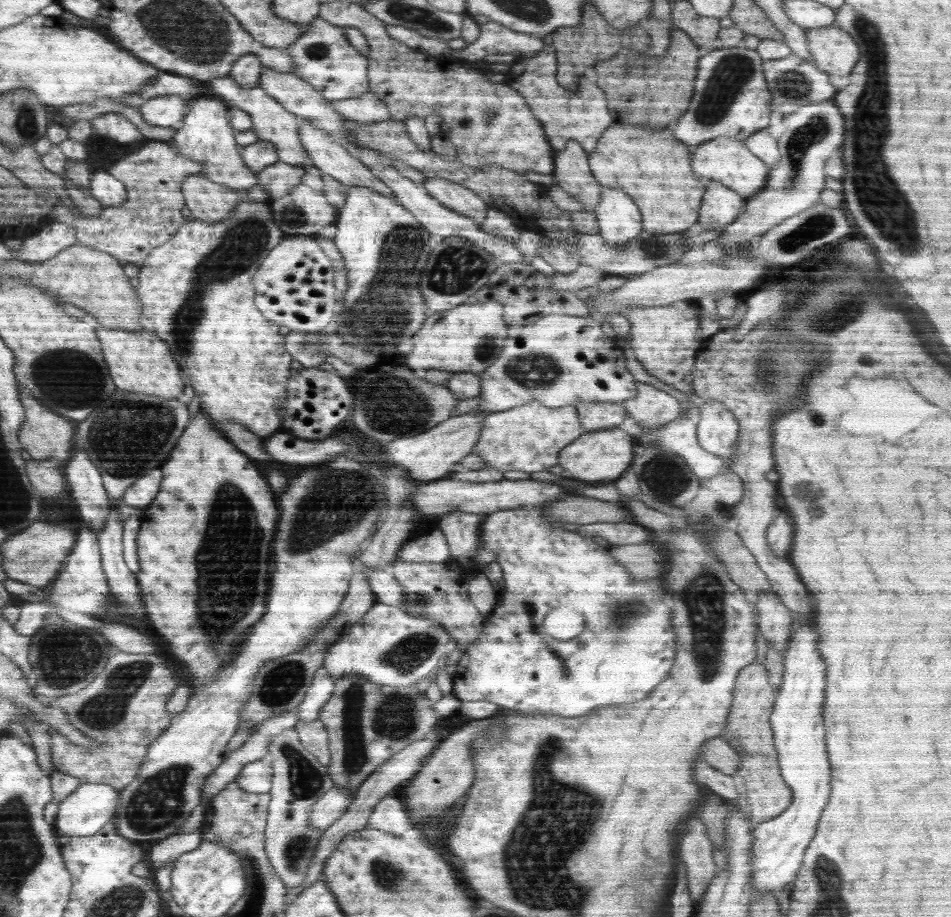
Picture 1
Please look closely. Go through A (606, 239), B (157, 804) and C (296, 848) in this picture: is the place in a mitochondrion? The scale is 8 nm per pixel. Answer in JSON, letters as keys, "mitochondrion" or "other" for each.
{"A":"other","B":"mitochondrion","C":"mitochondrion"}

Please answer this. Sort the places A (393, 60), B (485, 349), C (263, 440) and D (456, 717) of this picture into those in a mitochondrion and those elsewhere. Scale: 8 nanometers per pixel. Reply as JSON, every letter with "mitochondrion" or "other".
{"A":"other","B":"mitochondrion","C":"other","D":"other"}

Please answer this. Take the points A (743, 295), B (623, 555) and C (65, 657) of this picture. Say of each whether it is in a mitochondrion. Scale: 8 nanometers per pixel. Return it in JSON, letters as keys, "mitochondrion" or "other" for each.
{"A":"other","B":"other","C":"mitochondrion"}

